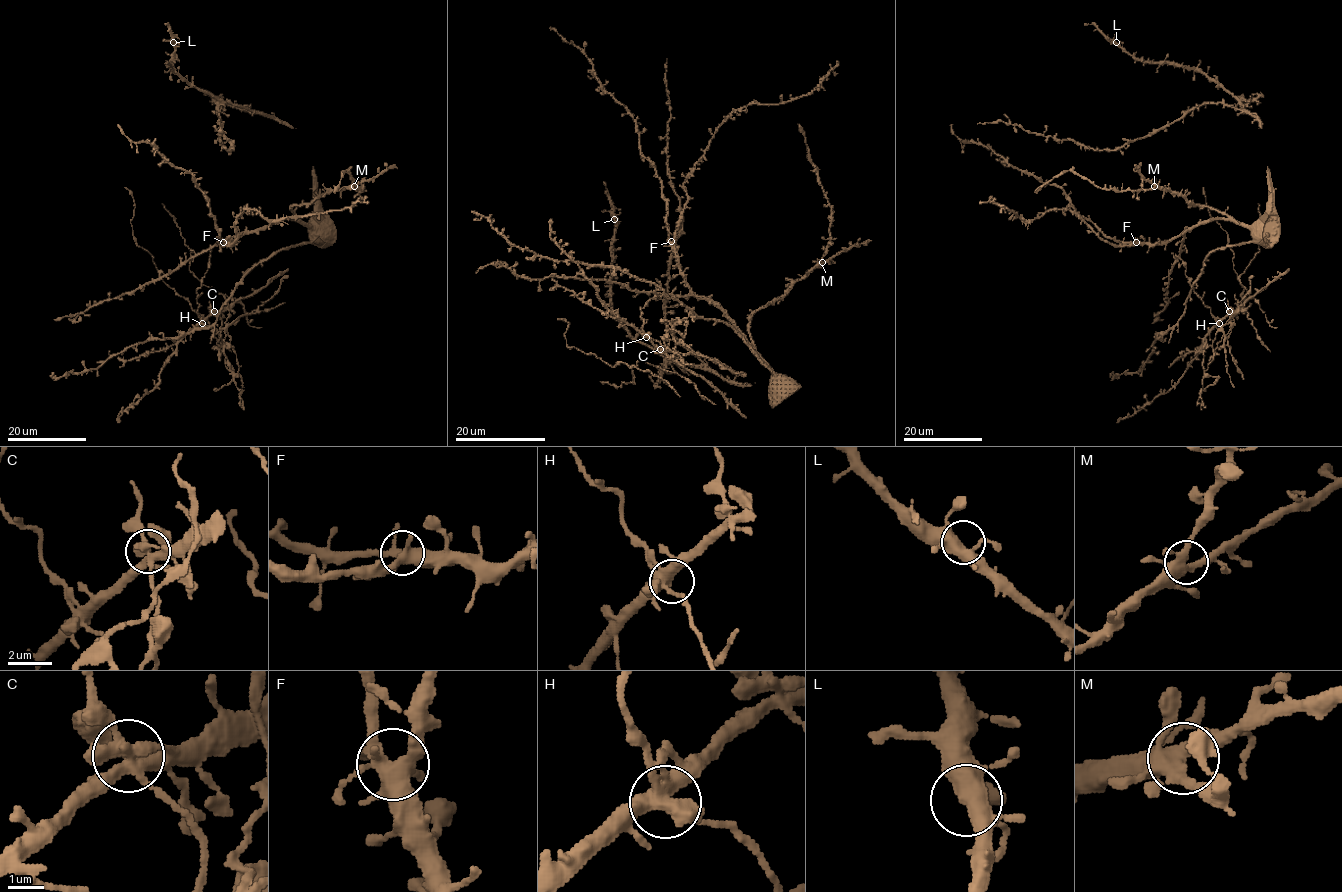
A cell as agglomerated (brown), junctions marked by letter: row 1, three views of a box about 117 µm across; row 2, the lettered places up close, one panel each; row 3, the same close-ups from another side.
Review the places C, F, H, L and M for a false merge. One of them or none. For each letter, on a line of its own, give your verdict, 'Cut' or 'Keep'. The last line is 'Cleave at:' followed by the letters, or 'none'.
C: Cut
F: Keep
H: Keep
L: Keep
M: Keep
Cleave at: C

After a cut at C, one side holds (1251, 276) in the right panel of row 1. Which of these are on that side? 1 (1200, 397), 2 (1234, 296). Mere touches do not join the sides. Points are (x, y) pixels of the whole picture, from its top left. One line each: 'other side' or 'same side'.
1: same side
2: same side

